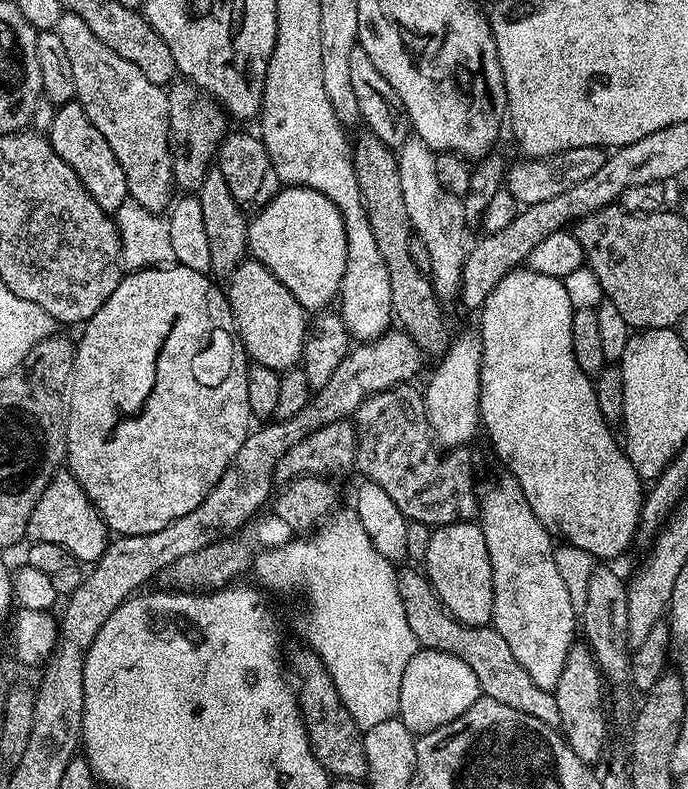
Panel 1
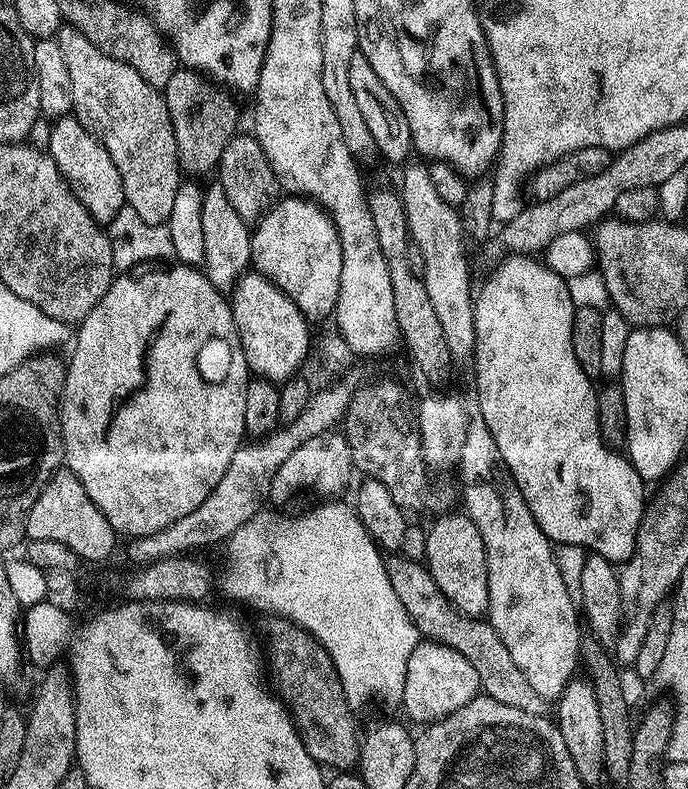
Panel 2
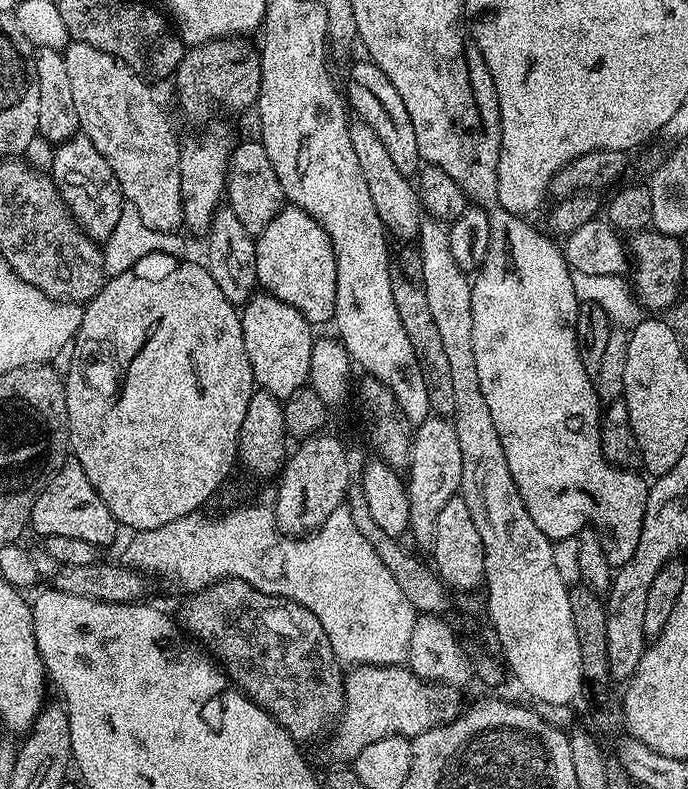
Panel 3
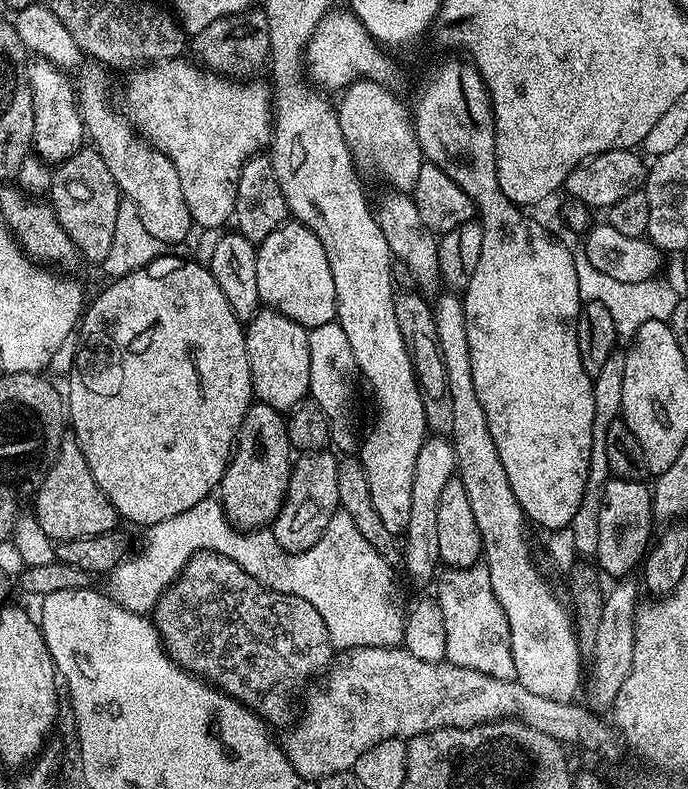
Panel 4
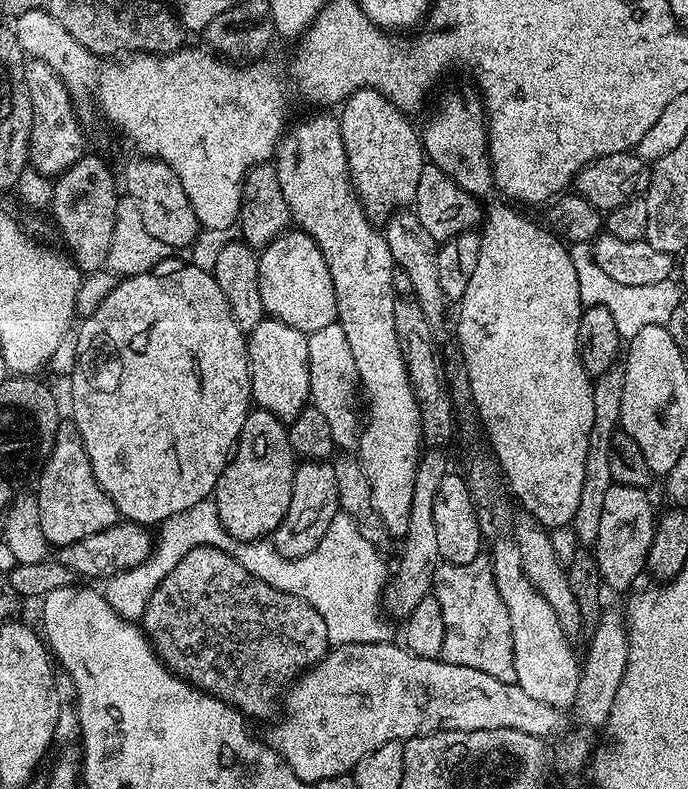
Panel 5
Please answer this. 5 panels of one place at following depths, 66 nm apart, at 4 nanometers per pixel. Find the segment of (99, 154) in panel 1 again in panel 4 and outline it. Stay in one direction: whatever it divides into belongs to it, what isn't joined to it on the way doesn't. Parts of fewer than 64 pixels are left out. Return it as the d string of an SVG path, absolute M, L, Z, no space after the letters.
M81 146L72 156L55 165L50 196L58 222L62 230L70 234L77 253L96 266L103 265L106 254L110 254L110 246L114 243L114 226L122 197L120 188L114 182L114 174L110 174L106 162L102 162L95 148Z

